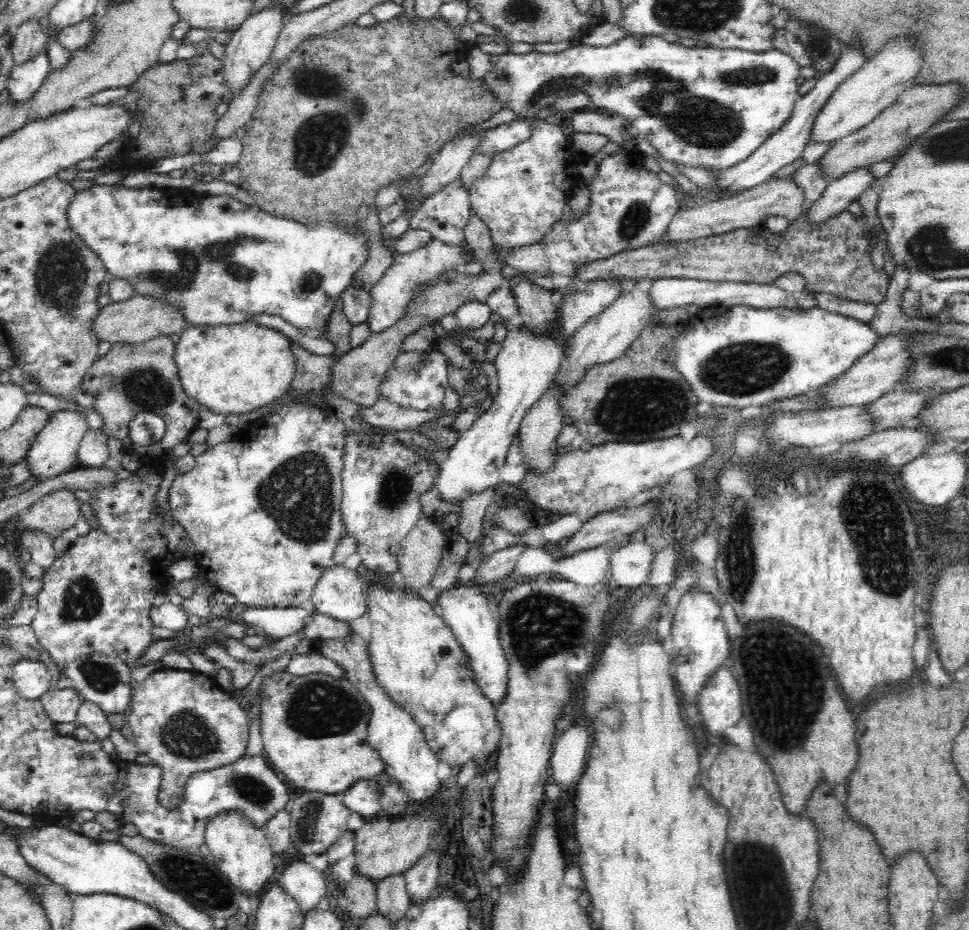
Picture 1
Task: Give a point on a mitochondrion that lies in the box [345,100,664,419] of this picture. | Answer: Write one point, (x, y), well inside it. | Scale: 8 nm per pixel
(634, 221)

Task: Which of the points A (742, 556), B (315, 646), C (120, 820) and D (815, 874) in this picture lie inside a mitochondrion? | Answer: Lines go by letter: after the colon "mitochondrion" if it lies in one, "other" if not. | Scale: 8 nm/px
A: mitochondrion
B: other
C: other
D: other

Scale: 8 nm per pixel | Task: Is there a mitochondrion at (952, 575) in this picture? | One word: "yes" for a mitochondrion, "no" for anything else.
no

